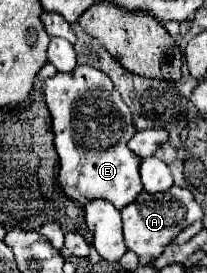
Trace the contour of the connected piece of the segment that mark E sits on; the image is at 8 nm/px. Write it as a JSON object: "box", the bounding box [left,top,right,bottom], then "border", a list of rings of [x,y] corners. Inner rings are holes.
{"box":[43,66,143,210],"border":[[[77,66],[71,72],[57,72],[55,76],[45,78],[43,94],[45,94],[45,102],[47,102],[47,108],[53,118],[55,150],[59,154],[59,164],[61,164],[59,184],[61,184],[63,192],[79,202],[87,202],[93,198],[111,200],[117,210],[131,204],[143,190],[143,184],[139,178],[141,158],[135,156],[127,148],[127,142],[135,134],[133,124],[131,124],[131,112],[129,112],[127,104],[121,100],[119,92],[113,88],[113,82],[109,80],[109,76],[91,66]]]}

